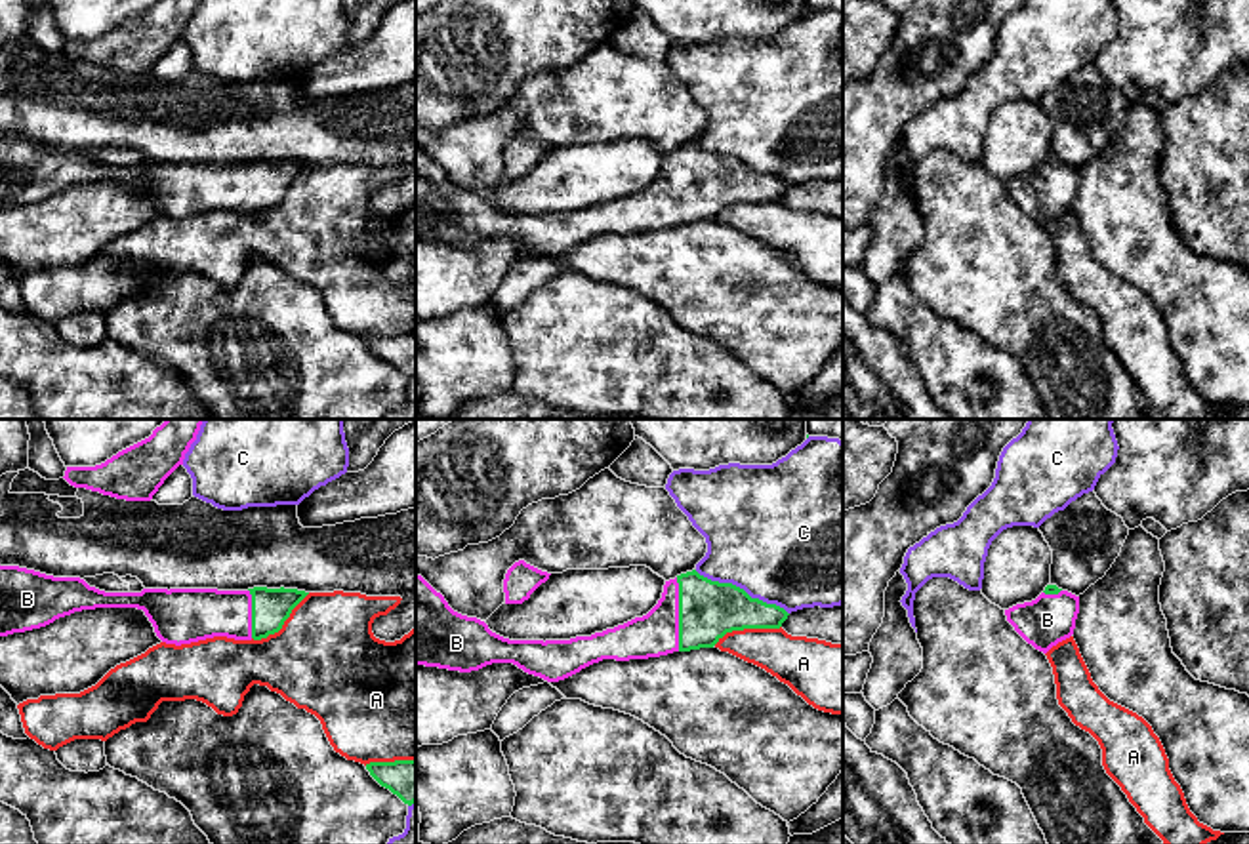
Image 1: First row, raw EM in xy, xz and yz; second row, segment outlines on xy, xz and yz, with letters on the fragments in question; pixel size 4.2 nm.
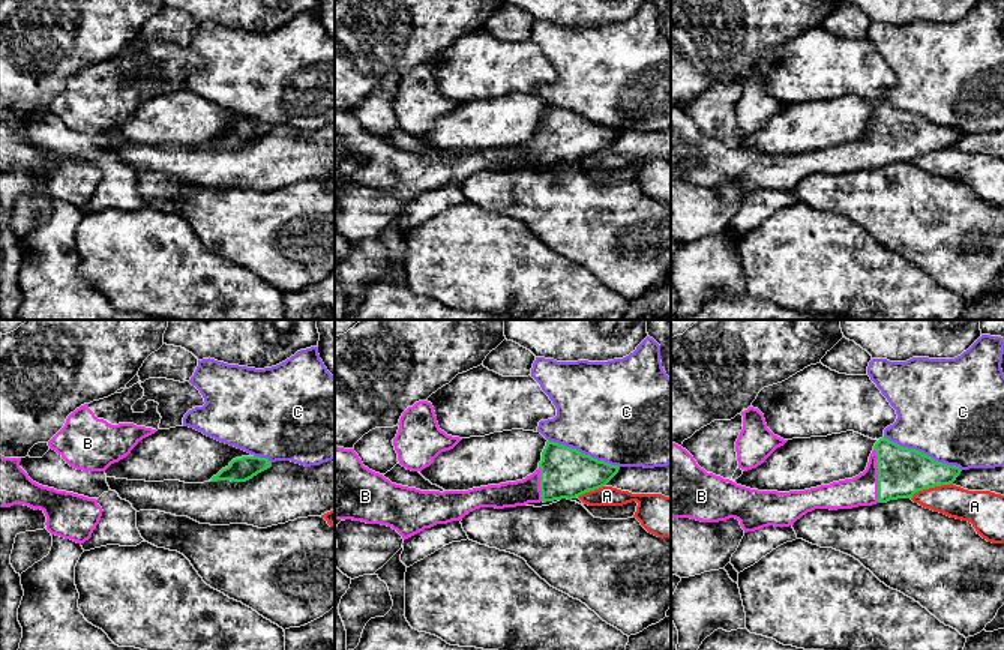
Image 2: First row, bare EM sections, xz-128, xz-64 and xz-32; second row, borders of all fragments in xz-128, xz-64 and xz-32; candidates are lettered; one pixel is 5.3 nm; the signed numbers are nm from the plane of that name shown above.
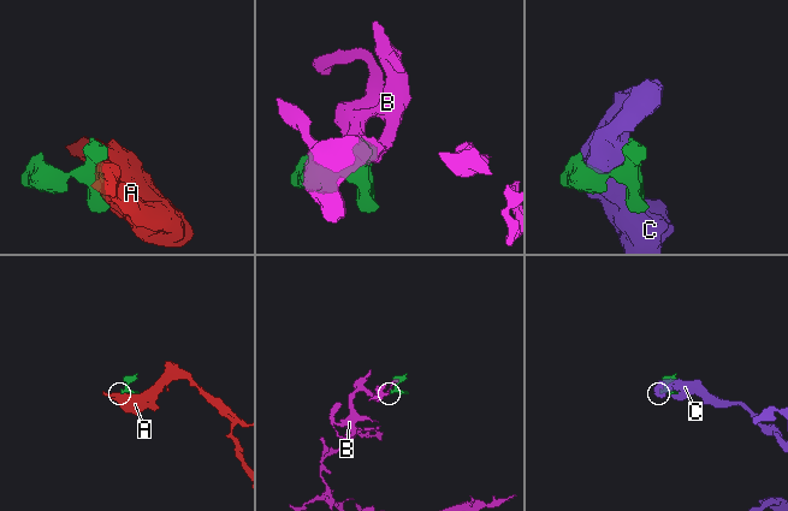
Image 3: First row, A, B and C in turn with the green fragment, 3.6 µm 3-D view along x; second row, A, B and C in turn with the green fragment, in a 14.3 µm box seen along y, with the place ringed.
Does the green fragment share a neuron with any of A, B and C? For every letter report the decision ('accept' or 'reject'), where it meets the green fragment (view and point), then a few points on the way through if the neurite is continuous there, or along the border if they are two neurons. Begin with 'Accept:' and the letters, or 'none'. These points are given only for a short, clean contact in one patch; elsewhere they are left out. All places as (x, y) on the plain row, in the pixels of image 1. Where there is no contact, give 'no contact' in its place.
Accept: B
A: reject | xz (746, 200)
B: accept | xz (679, 187)
C: reject | xz (742, 162)

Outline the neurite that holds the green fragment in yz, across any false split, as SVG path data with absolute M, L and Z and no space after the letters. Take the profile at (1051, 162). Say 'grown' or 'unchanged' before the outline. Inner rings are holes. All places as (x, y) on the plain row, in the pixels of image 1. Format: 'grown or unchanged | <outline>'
grown | M1047 158L1032 175L1005 183L1014 204L1043 227L1074 208L1077 187L1079 170L1056 158Z

